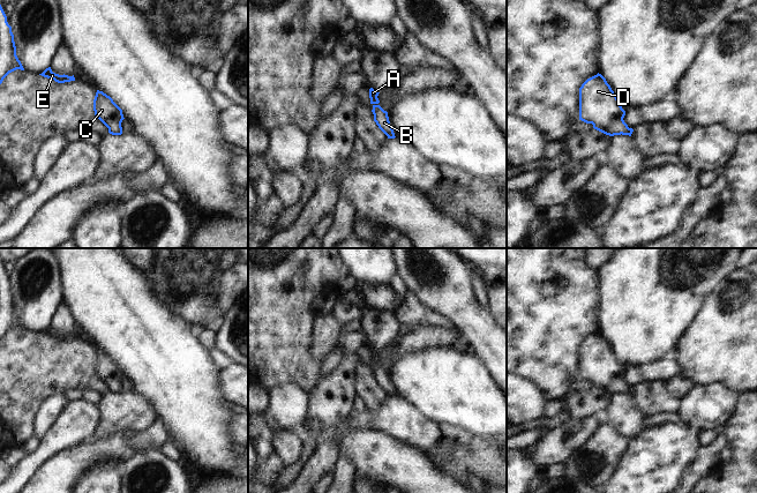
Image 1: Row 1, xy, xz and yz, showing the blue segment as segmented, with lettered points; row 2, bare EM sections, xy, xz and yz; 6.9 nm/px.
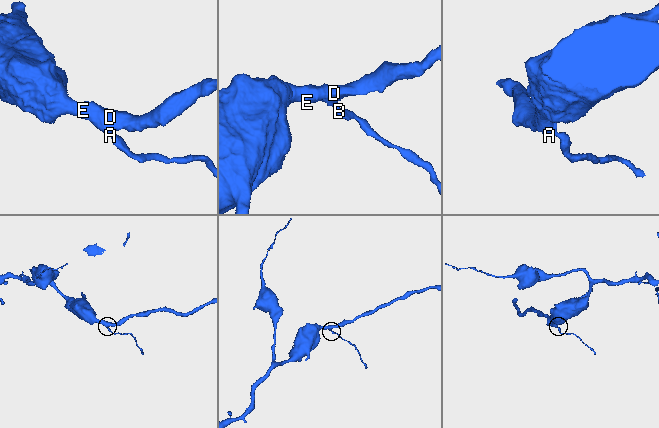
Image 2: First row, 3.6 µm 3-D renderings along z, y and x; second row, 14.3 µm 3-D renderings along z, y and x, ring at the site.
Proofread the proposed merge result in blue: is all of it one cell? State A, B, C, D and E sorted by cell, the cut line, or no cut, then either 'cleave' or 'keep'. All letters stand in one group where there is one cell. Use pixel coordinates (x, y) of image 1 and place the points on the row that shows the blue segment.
groups A B C D E; cut none; keep

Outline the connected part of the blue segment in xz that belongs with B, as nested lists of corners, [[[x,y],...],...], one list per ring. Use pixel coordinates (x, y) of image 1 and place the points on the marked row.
[[[373,88],[369,89],[370,104],[373,105],[374,121],[378,128],[388,136],[388,139],[395,139],[394,129],[390,125],[388,112],[384,111],[380,105],[377,98],[380,92],[375,91]]]

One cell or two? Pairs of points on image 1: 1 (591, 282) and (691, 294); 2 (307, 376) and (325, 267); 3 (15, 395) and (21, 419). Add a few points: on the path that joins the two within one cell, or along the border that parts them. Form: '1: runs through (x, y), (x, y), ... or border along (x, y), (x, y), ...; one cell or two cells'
1: border along (598, 270), (600, 311); two cells
2: runs through (300, 349), (299, 294); one cell
3: runs through (15, 401), (15, 413); one cell

